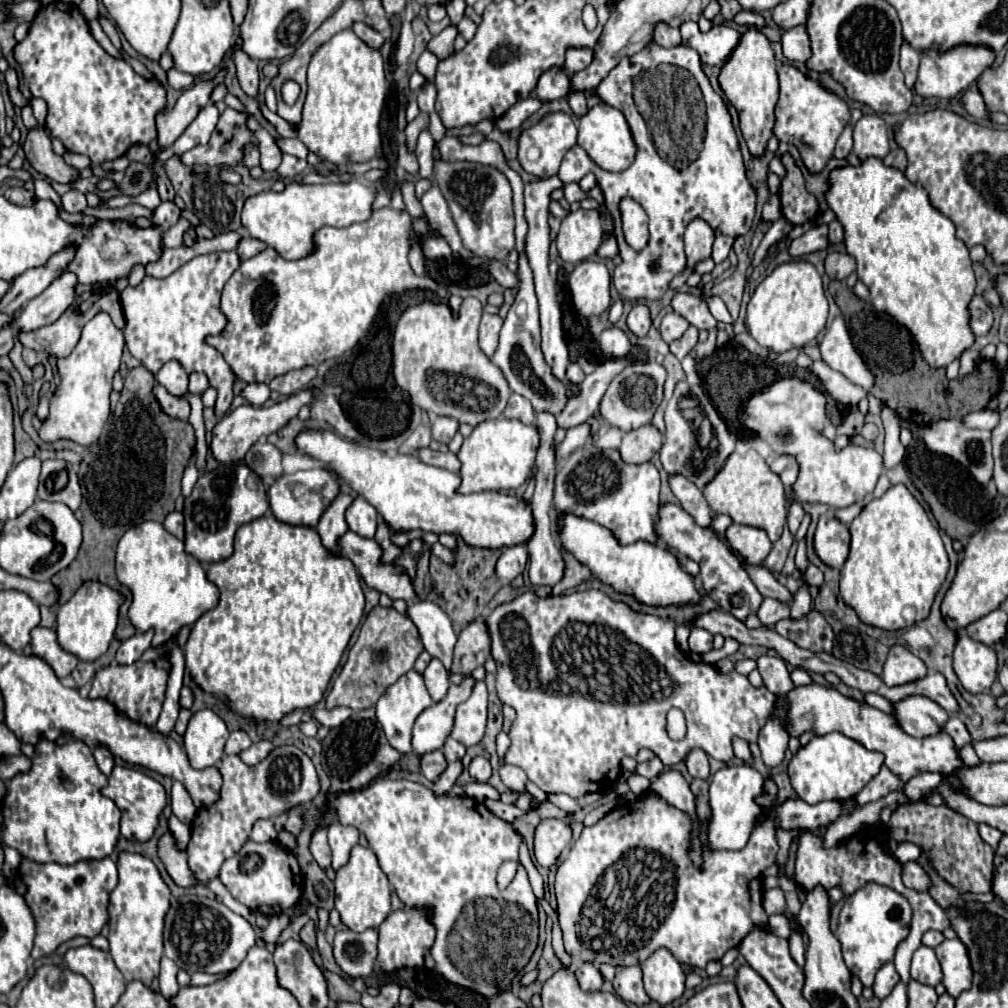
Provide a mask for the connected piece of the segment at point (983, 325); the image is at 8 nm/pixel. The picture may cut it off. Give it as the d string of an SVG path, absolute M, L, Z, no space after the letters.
M974 296L970 300L970 328L976 336L984 336L992 326L992 310L984 298Z

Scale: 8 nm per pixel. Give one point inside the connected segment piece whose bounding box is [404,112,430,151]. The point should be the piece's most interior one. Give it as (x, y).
(413, 129)

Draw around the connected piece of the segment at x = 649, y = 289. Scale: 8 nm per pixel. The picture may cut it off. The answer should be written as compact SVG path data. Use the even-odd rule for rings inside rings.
M650 42L644 50L636 52L634 56L622 58L620 64L616 68L610 70L610 74L600 82L600 86L596 88L596 94L610 106L618 108L628 126L630 132L634 136L636 142L636 158L632 162L632 166L624 172L606 172L602 168L598 168L590 156L584 152L584 149L578 144L572 147L562 160L562 166L558 170L558 178L568 184L568 182L580 182L582 176L586 176L588 172L592 172L598 180L598 186L604 194L604 202L608 206L608 212L612 216L612 224L614 224L614 236L618 240L618 248L620 248L620 256L622 256L622 264L616 266L614 274L612 274L612 282L618 290L618 294L626 300L658 300L662 298L662 294L668 290L668 282L672 280L672 276L680 274L686 268L686 256L684 256L684 230L686 224L690 224L694 218L702 218L708 220L708 224L728 236L742 236L752 228L752 220L754 220L754 212L756 212L756 190L752 188L752 184L746 178L746 168L744 168L744 160L738 148L738 138L732 126L732 118L730 112L724 104L724 100L712 90L706 74L702 72L700 66L700 56L696 50L686 48L686 46L674 46L674 48L662 48L656 42ZM662 62L686 68L700 84L702 94L704 94L704 102L706 102L706 138L704 138L704 148L698 156L696 162L692 162L686 170L678 172L674 166L670 166L666 160L662 160L656 154L656 148L650 142L648 136L648 128L644 118L638 114L634 102L632 102L632 78L648 68L648 66L658 66ZM622 196L632 196L648 214L650 218L650 240L648 246L640 252L632 250L622 234L622 224L620 224L620 210L618 210L618 202ZM658 258L658 270L652 272L650 270L650 262Z

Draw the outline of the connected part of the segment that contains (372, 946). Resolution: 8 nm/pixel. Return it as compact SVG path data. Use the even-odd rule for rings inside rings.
M338 930L334 936L334 958L350 978L364 978L374 970L378 958L378 932Z

